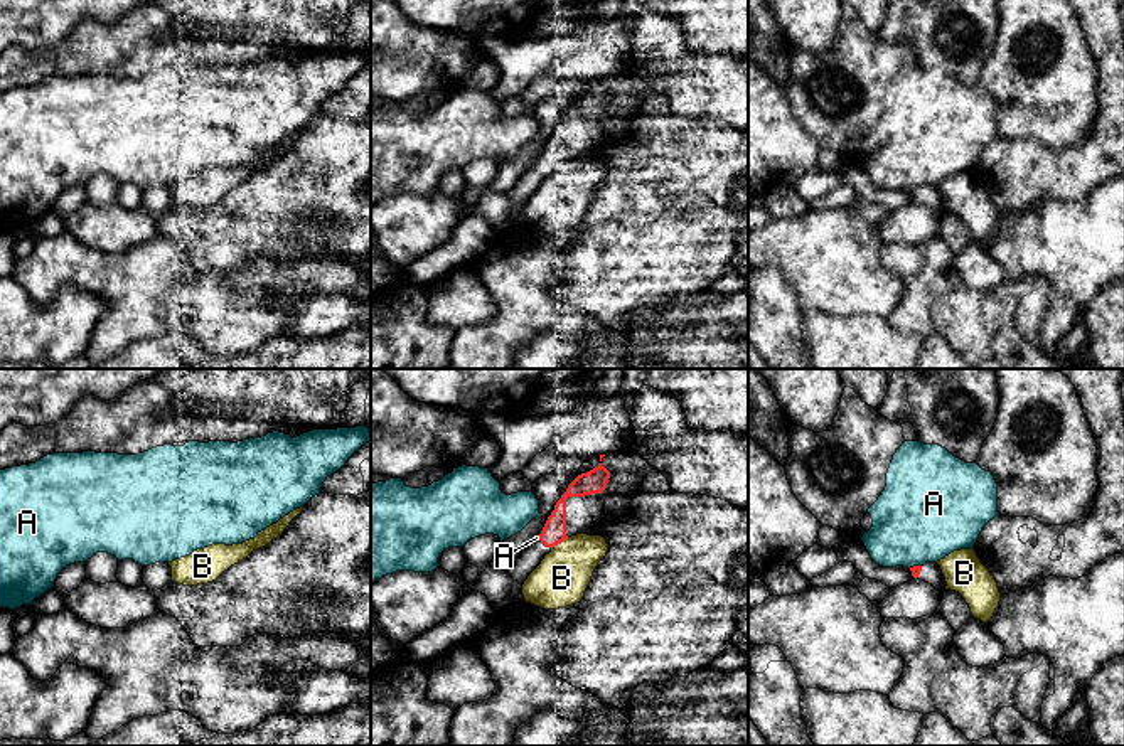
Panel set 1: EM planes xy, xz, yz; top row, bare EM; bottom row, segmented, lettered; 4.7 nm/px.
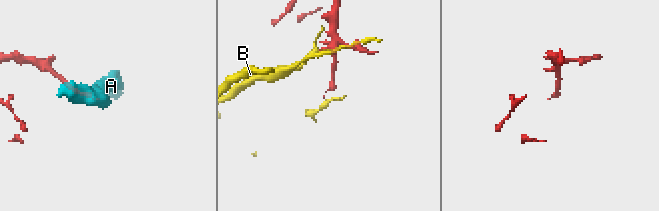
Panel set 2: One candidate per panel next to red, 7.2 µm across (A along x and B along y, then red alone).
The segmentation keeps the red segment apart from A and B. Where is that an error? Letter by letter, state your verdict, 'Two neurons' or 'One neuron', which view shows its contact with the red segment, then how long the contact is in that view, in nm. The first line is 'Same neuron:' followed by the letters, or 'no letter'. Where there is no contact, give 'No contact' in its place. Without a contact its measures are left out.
Same neuron: no letter
A: Two neurons. Touches red in yz. Shared border 70 nm
B: Two neurons. Touches red in xz. Shared border 110 nm

